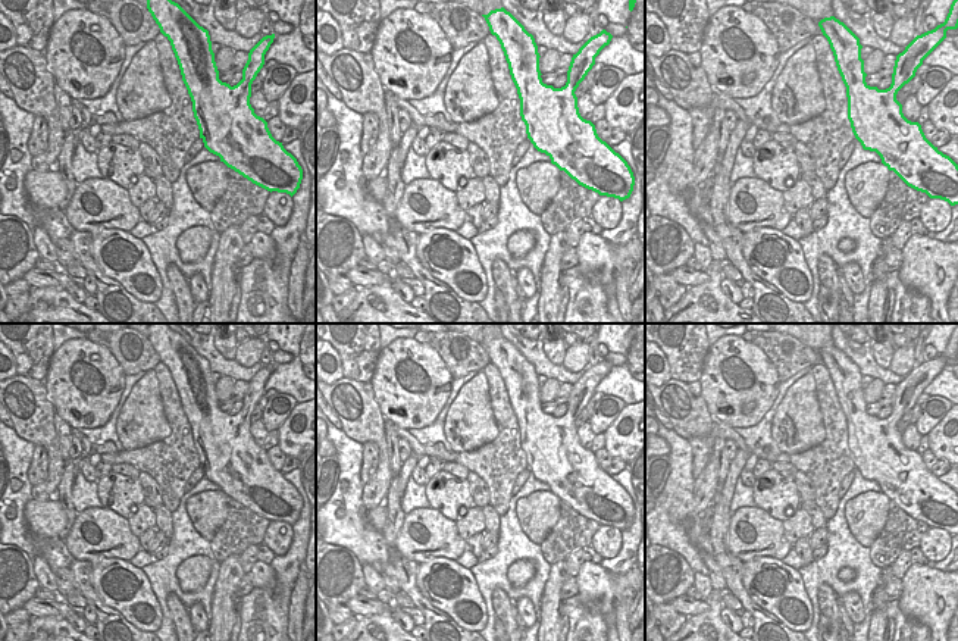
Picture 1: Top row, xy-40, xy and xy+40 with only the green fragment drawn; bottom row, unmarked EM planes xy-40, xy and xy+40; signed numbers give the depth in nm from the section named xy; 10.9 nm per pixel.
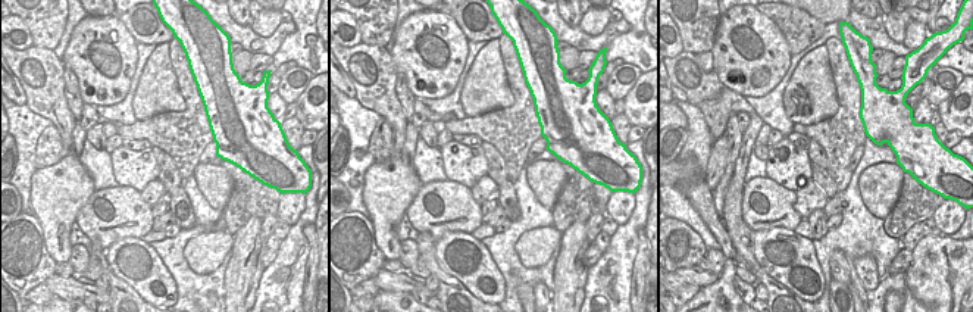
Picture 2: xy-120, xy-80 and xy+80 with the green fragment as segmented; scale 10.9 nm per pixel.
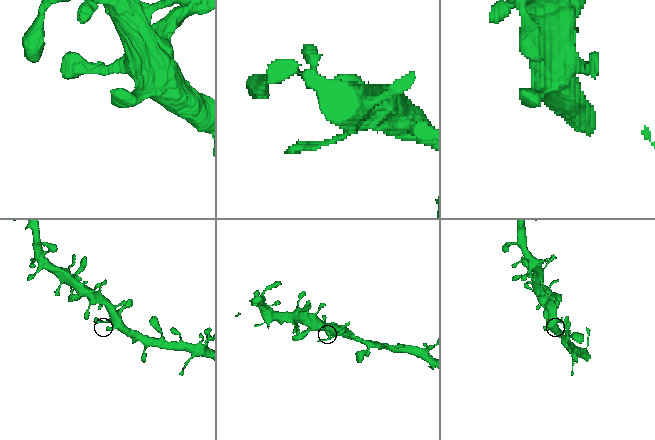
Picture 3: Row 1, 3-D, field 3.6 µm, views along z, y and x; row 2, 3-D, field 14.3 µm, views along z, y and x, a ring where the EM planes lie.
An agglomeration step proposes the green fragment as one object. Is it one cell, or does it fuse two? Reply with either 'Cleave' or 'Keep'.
Keep

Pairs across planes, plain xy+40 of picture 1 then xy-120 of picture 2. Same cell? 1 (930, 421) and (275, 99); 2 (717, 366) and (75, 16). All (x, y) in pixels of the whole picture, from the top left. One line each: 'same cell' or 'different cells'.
1: different cells
2: different cells

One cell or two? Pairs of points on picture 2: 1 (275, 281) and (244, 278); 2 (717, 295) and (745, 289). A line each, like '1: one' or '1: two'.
1: two
2: two

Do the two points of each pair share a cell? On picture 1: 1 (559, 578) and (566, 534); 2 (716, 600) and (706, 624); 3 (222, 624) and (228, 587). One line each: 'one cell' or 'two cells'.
1: two cells
2: one cell
3: one cell

